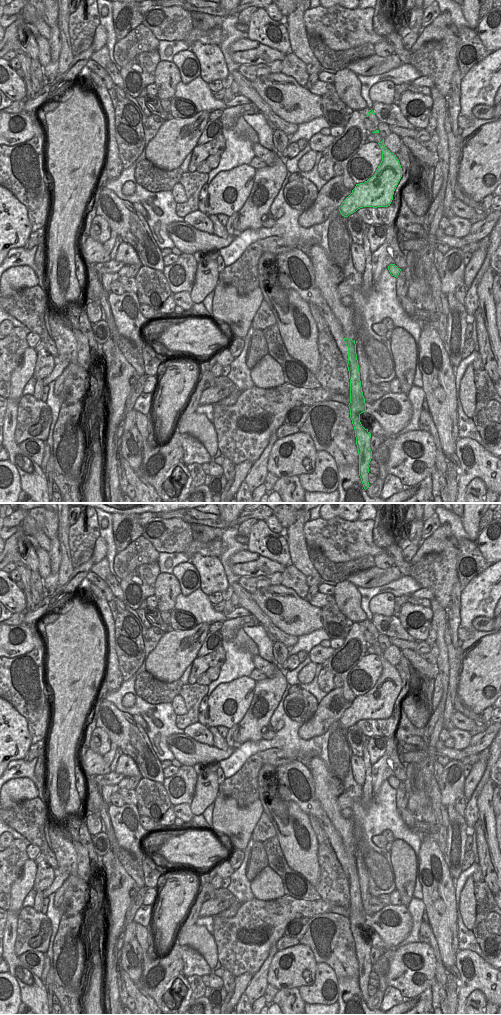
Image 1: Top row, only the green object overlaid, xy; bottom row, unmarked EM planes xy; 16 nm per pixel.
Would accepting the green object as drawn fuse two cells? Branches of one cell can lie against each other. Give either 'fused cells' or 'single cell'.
fused cells

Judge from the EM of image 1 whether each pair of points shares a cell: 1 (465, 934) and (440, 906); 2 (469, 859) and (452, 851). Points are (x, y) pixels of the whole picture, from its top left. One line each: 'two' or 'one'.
1: two
2: two

